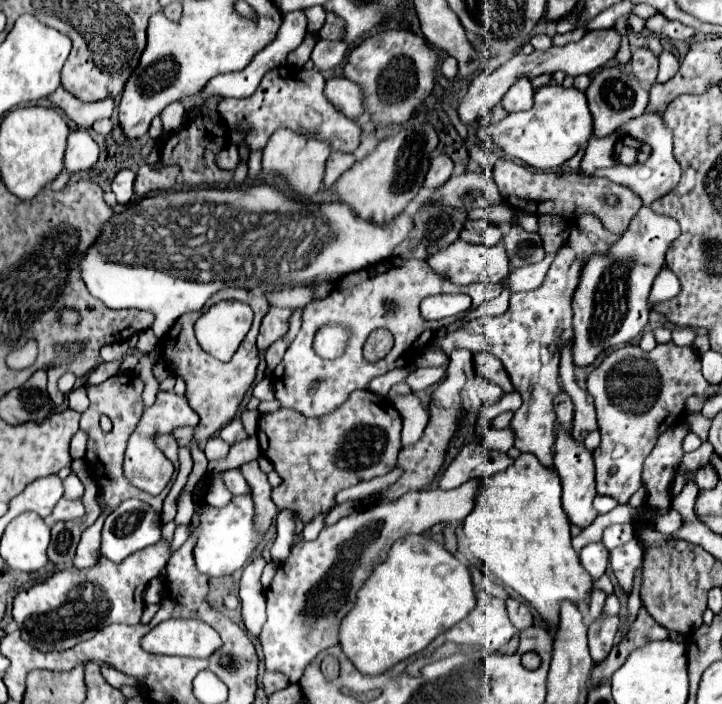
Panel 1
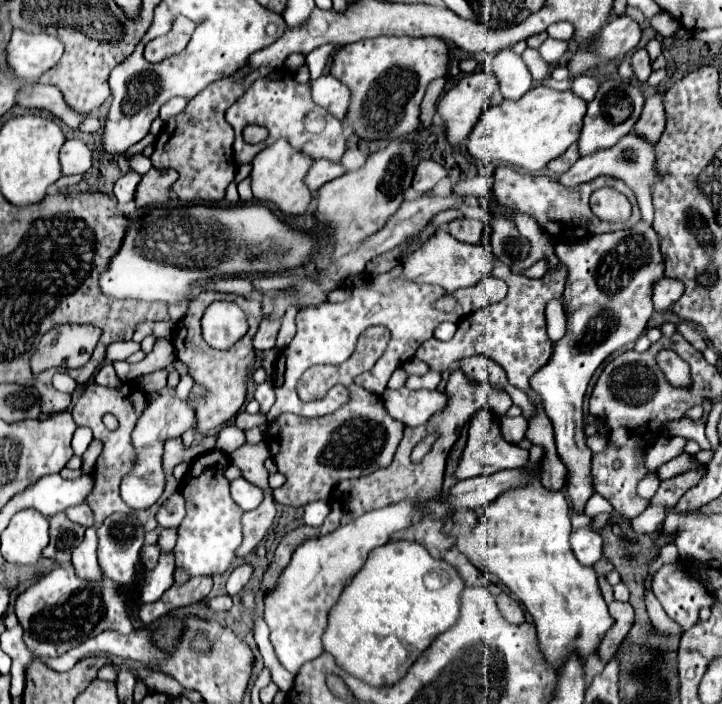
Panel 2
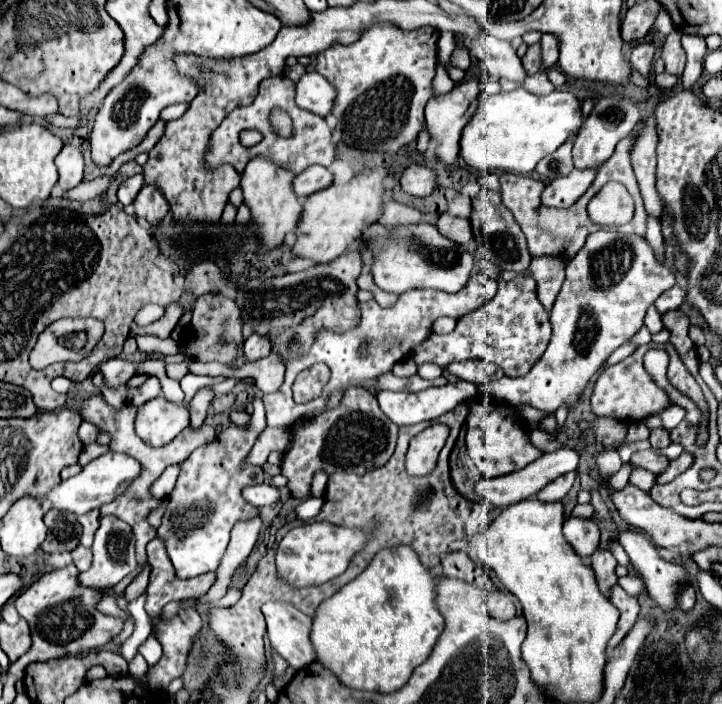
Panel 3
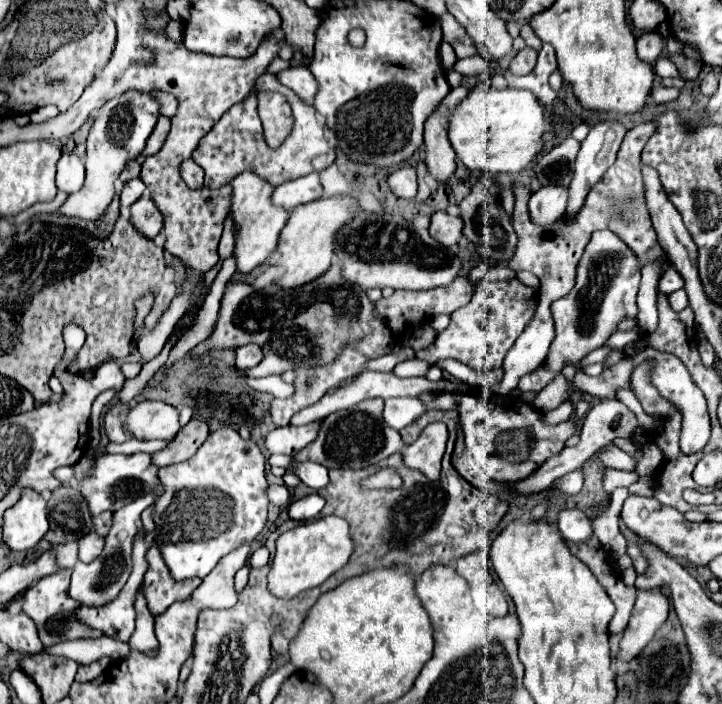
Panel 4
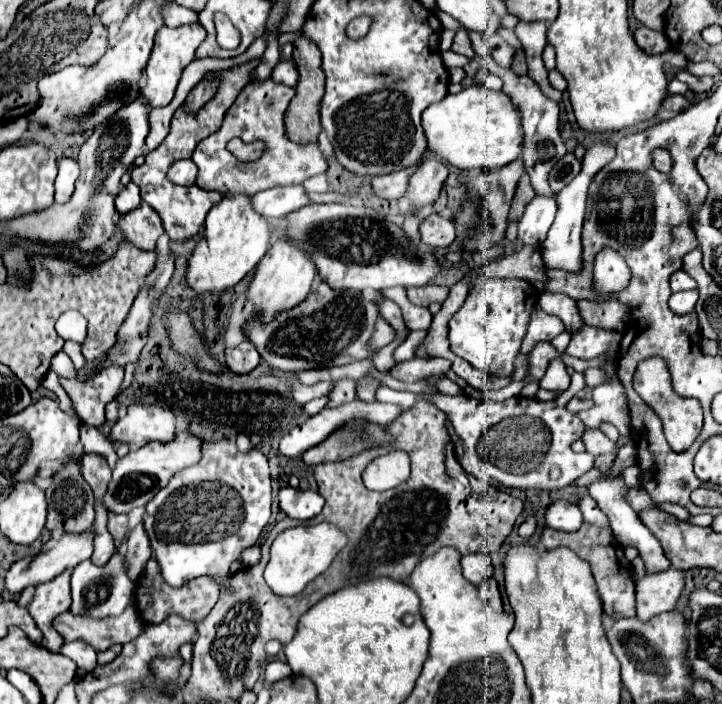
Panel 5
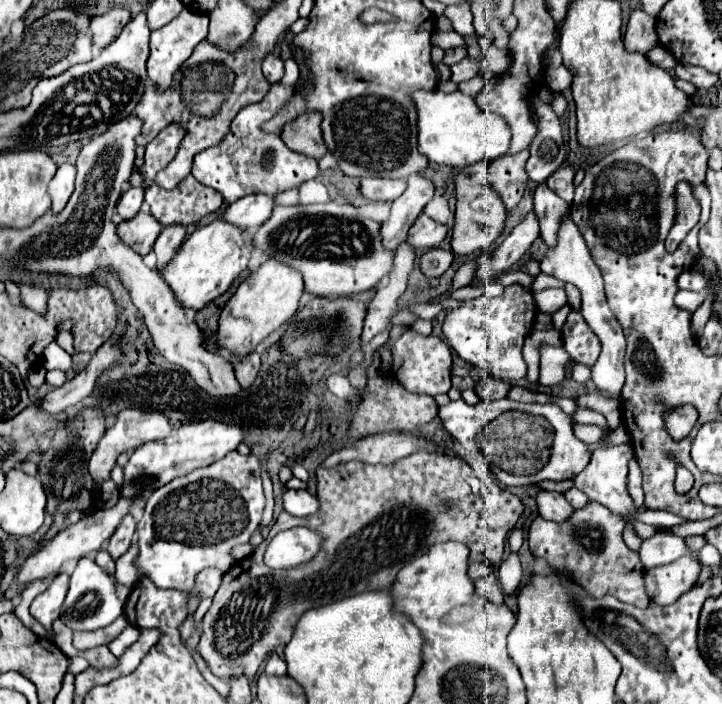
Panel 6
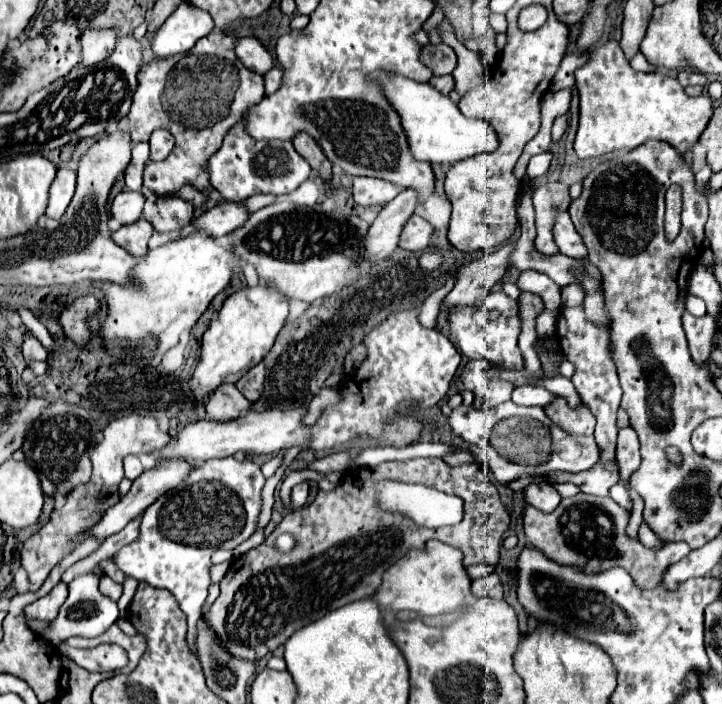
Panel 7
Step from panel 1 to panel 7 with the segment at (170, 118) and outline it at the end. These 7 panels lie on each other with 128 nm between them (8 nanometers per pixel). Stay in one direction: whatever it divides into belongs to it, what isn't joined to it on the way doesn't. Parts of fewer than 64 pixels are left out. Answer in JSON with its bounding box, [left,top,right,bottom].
[152,2,214,58]

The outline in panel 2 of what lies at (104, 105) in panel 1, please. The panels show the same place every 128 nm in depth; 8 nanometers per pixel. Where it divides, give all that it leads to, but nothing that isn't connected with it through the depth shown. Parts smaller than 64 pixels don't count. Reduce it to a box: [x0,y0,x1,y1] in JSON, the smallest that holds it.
[16,84,86,128]

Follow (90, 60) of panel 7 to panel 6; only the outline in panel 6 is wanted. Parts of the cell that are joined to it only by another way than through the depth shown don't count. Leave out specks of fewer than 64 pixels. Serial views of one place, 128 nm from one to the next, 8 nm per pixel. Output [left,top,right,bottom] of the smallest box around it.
[90,8,130,50]

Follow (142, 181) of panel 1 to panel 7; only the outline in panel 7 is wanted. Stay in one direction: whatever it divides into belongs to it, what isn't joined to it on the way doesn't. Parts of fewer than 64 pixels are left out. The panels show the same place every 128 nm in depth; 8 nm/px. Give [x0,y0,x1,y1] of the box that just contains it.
[112,218,152,258]

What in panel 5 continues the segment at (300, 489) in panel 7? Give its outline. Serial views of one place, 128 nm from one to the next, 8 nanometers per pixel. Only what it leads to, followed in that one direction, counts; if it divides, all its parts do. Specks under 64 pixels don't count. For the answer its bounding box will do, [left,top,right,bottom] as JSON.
[280,486,324,520]

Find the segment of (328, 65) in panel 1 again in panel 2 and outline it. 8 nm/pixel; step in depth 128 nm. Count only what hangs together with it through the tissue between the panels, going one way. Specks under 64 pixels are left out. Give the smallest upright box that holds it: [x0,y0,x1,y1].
[306,46,336,78]

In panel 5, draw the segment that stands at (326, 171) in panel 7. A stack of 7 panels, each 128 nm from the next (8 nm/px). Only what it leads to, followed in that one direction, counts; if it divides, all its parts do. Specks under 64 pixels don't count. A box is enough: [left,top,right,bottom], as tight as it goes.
[284,36,324,144]

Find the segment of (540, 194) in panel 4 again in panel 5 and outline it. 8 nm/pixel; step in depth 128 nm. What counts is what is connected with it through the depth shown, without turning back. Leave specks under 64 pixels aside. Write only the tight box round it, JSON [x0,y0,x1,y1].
[518,196,556,246]

